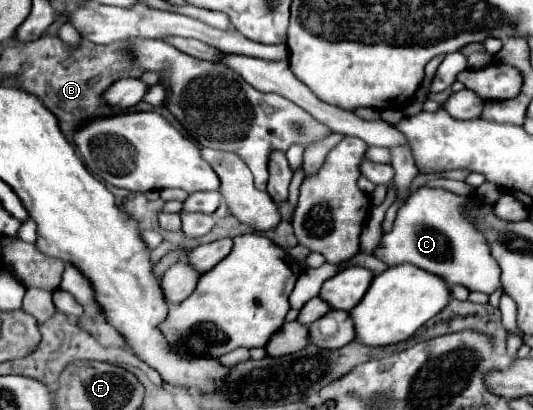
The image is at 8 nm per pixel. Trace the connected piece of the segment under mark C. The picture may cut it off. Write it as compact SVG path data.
M417 189L415 193L411 193L409 201L397 211L393 229L383 235L375 257L389 267L413 263L429 273L437 273L437 277L445 277L445 281L449 281L451 285L463 285L469 291L481 291L491 295L497 289L503 289L499 281L501 269L491 257L489 247L485 245L485 237L461 213L461 203L467 201L475 199L459 197L445 189Z

